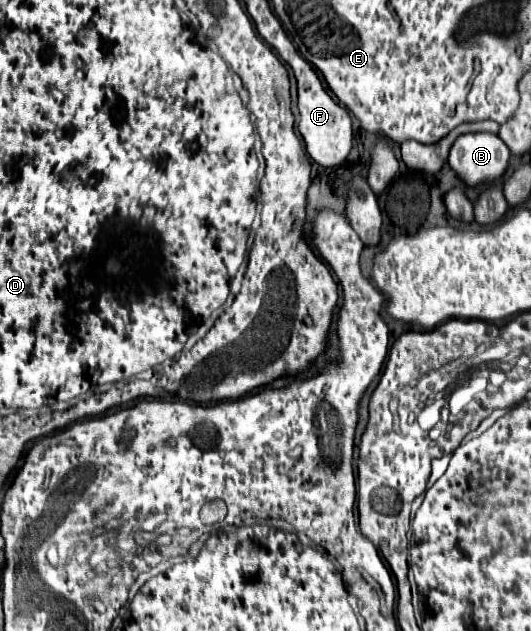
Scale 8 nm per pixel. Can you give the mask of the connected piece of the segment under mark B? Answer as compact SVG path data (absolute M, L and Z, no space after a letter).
M469 132L453 142L449 166L465 184L477 186L485 180L499 178L507 170L509 158L511 152L497 134Z

